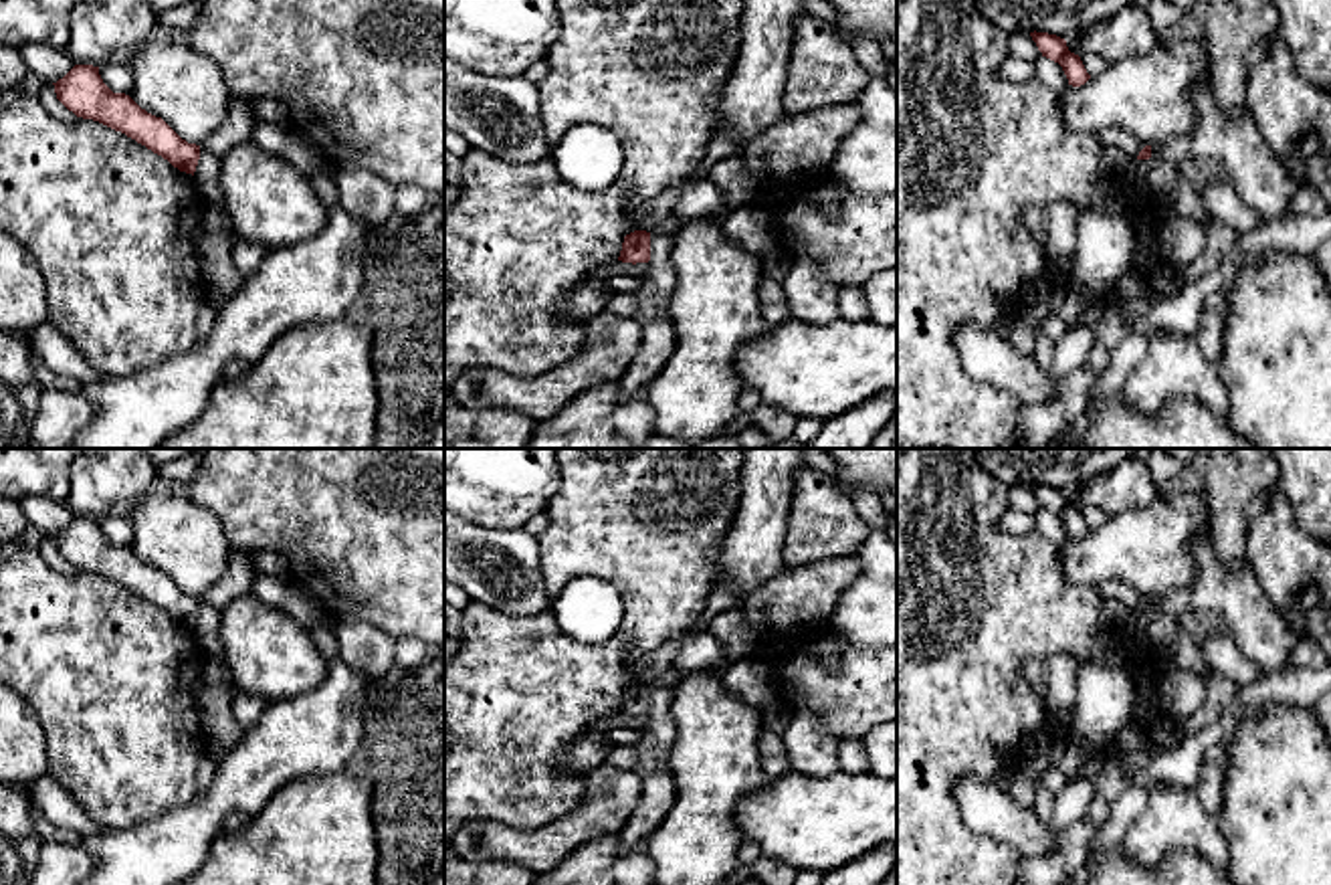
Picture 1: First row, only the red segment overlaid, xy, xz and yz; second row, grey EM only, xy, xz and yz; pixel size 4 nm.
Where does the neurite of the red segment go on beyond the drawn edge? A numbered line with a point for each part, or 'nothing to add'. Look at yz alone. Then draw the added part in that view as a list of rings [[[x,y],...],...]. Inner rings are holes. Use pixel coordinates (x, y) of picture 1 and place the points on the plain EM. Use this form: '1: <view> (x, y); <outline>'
nothing to add

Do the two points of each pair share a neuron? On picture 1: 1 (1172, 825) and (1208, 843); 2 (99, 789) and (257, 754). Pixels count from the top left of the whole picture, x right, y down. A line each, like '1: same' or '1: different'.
1: same
2: different

